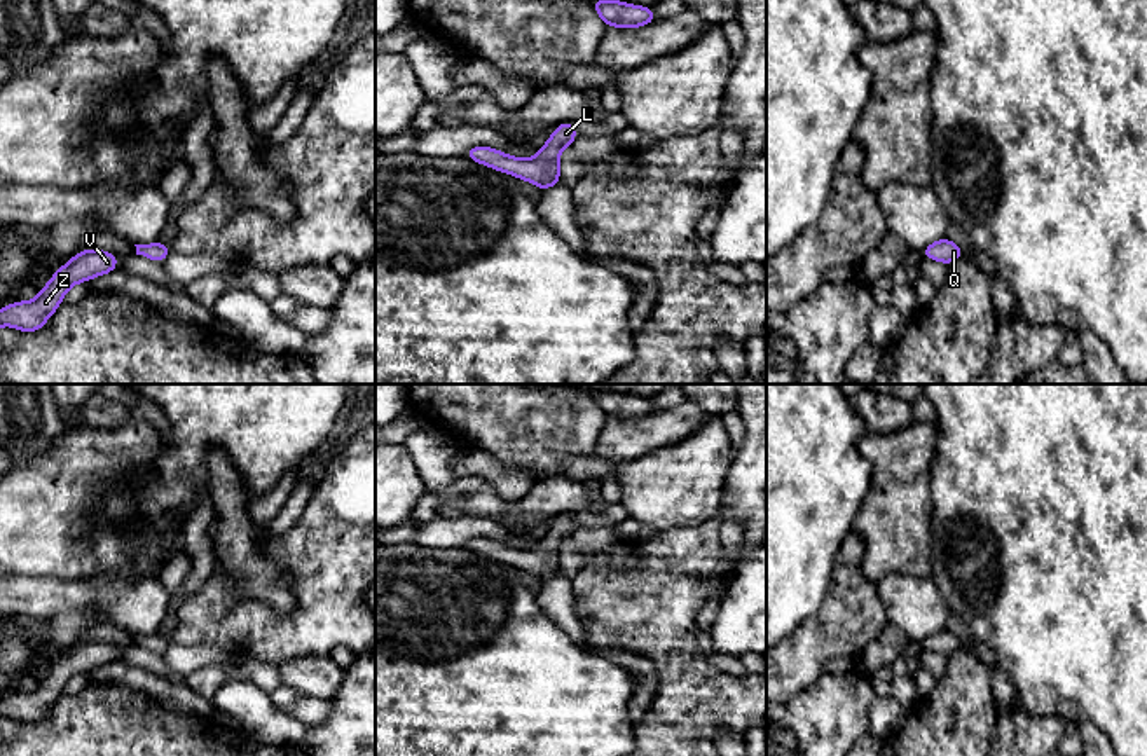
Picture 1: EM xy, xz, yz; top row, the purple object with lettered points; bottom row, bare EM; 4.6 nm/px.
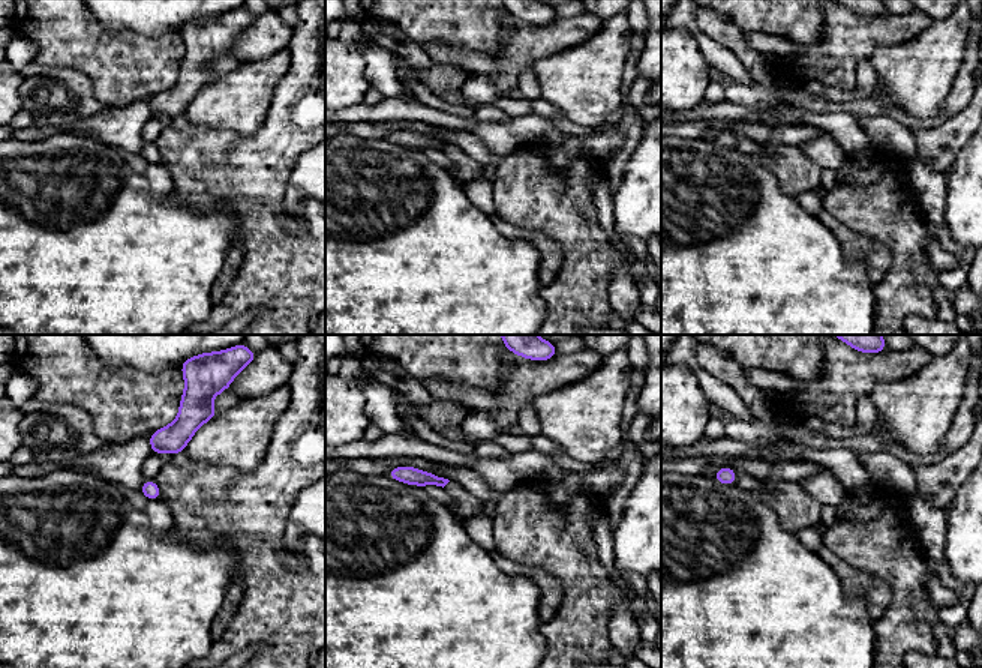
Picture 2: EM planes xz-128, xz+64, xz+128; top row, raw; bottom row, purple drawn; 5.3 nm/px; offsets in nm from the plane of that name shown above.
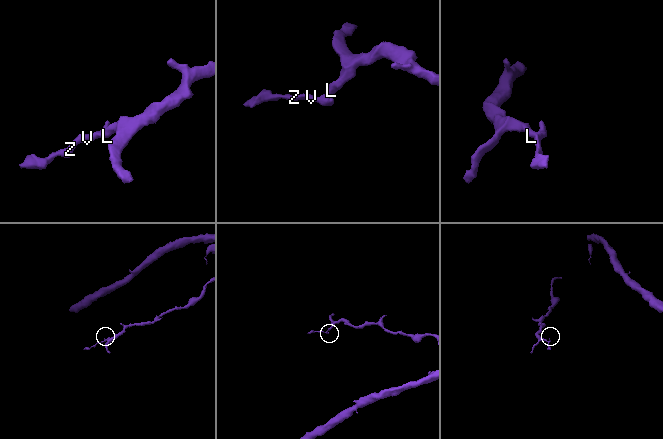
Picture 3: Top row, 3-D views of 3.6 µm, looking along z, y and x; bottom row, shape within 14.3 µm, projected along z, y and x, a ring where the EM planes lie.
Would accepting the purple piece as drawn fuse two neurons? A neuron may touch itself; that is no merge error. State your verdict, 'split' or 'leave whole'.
leave whole

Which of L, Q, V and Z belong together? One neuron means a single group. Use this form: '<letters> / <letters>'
L Q V Z

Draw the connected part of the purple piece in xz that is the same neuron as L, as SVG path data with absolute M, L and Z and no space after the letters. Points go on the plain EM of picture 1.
M573 512L557 517L545 538L532 550L510 548L491 538L470 538L464 548L485 555L492 560L524 569L541 581L560 574L559 546L564 538L571 536L580 526L573 519Z

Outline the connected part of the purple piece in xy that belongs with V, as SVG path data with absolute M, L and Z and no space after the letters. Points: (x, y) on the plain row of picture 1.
M82 641L68 655L52 665L52 670L40 681L40 686L30 693L12 693L0 700L0 718L10 716L21 723L38 723L72 676L117 662L119 646Z

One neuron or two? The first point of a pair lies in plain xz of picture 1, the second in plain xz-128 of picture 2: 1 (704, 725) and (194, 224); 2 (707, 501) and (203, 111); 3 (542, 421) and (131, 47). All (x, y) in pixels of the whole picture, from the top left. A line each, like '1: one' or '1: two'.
1: two
2: one
3: one

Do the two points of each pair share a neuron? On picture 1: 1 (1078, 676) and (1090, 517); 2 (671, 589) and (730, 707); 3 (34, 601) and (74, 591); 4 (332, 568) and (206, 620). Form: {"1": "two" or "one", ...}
{"1": "one", "2": "one", "3": "one", "4": "one"}

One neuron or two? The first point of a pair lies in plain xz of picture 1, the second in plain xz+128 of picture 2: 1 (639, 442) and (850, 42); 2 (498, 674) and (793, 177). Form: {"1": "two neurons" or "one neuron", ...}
{"1": "one neuron", "2": "two neurons"}

